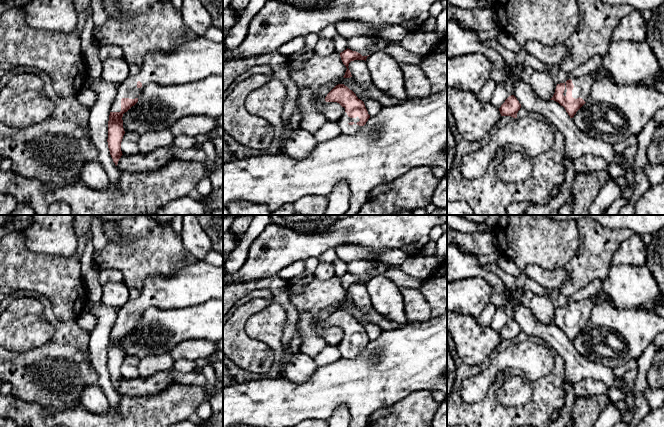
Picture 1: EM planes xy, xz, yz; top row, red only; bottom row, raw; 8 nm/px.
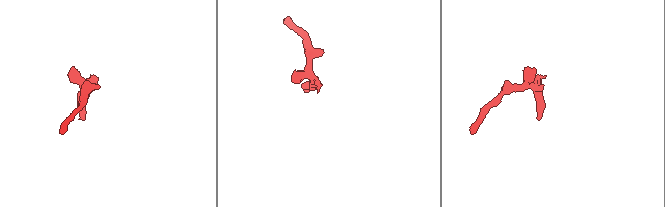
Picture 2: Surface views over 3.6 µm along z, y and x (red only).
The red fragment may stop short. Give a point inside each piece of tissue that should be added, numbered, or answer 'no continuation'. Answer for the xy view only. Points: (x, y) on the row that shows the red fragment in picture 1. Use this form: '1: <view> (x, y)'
1: xy (198, 58)

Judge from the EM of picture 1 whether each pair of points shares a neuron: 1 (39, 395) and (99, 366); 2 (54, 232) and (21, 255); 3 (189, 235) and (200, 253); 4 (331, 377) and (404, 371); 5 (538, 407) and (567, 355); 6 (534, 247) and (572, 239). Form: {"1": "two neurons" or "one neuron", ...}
{"1": "two neurons", "2": "two neurons", "3": "one neuron", "4": "one neuron", "5": "two neurons", "6": "one neuron"}

